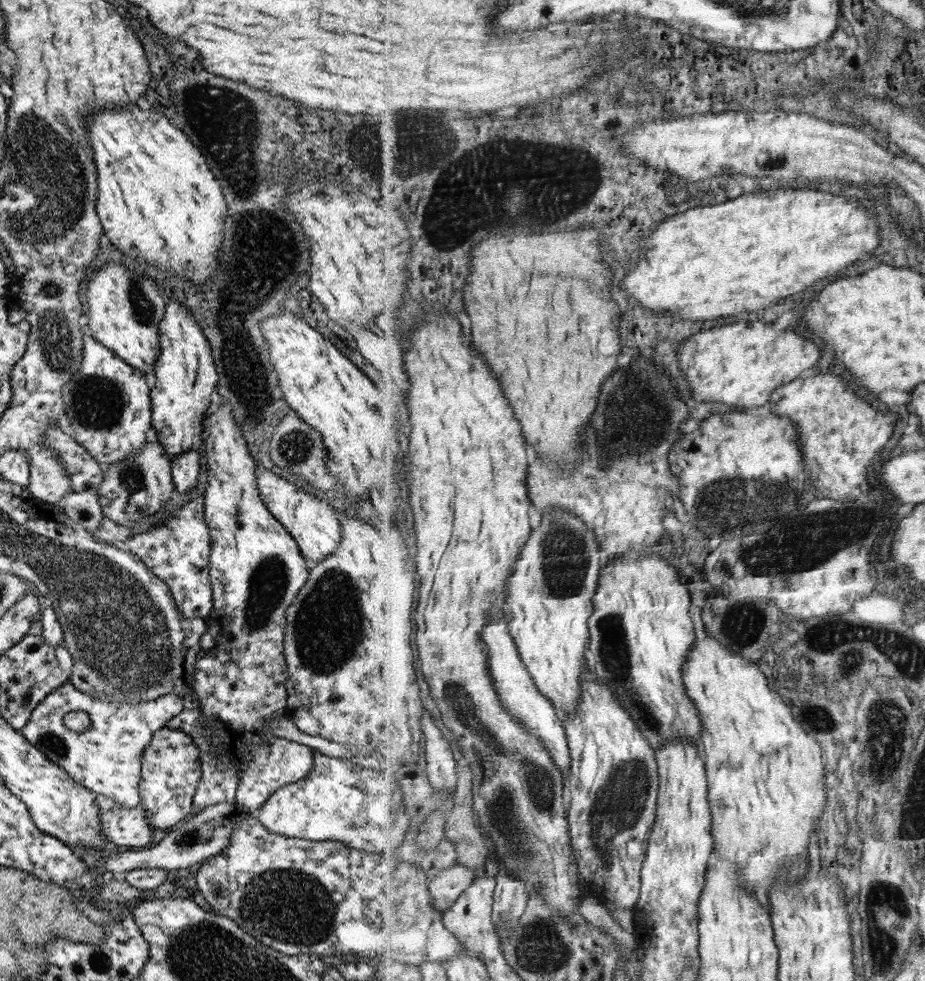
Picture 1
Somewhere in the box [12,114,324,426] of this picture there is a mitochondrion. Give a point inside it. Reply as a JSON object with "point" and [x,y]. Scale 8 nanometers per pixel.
{"point":[56,349]}

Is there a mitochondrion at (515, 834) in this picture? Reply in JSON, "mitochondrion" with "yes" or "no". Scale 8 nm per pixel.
{"mitochondrion":"yes"}

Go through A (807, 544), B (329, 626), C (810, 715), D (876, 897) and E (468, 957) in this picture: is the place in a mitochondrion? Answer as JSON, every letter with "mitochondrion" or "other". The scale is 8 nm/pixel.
{"A":"mitochondrion","B":"mitochondrion","C":"other","D":"other","E":"other"}

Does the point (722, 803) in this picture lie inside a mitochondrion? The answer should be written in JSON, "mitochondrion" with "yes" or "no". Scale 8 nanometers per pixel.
{"mitochondrion":"yes"}

